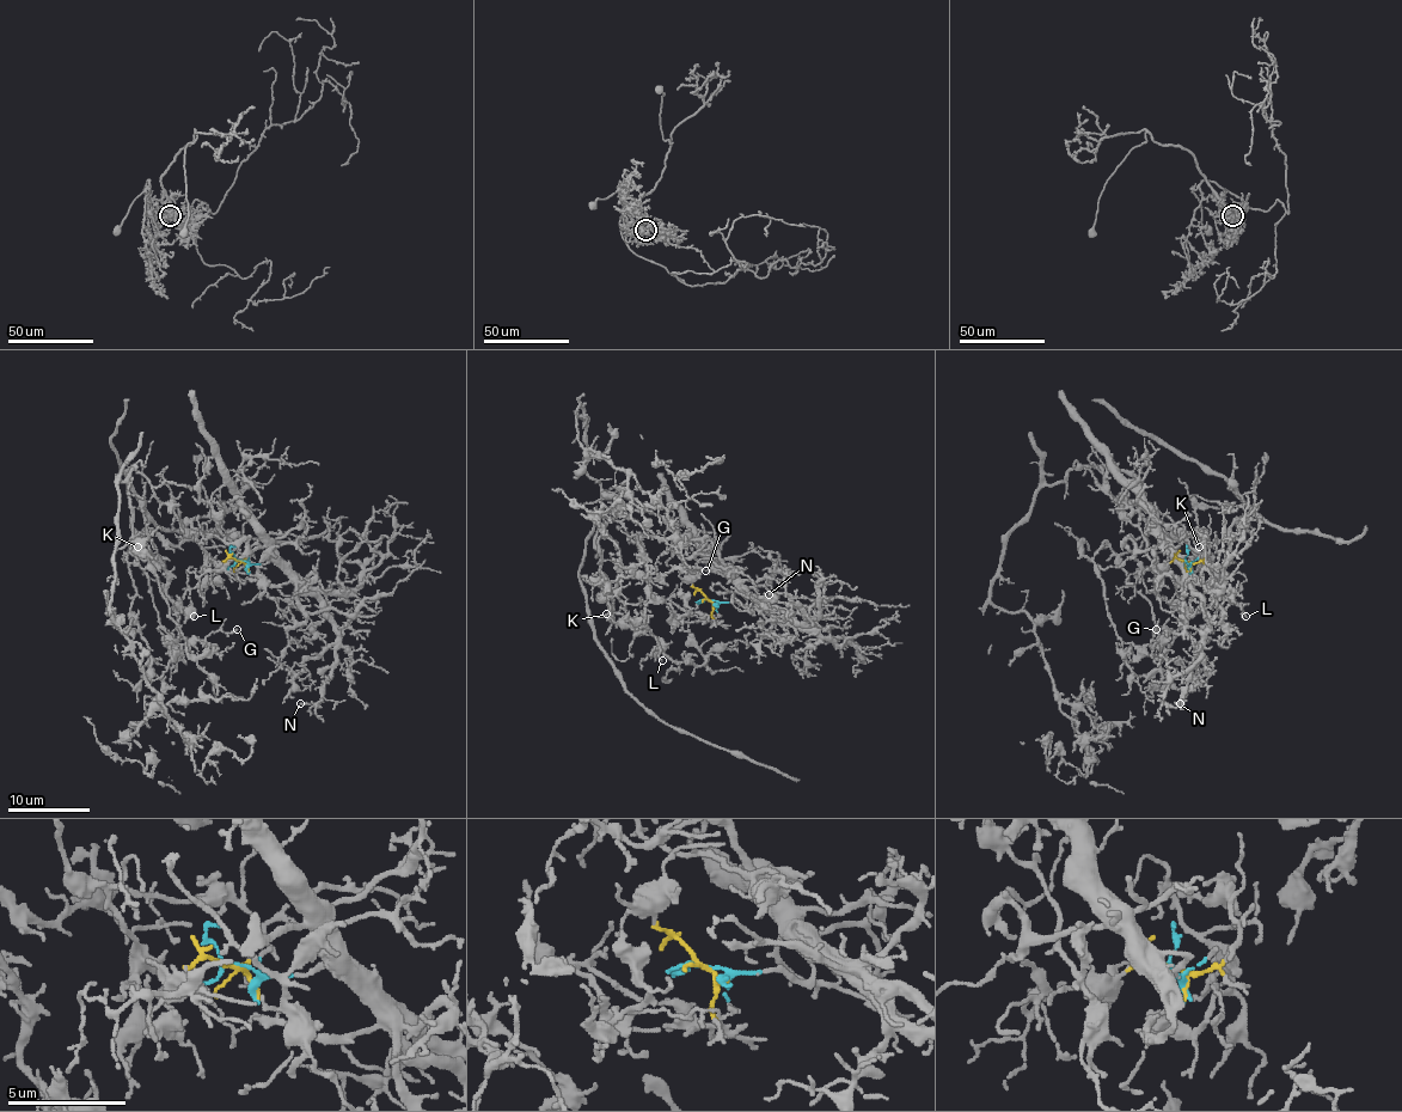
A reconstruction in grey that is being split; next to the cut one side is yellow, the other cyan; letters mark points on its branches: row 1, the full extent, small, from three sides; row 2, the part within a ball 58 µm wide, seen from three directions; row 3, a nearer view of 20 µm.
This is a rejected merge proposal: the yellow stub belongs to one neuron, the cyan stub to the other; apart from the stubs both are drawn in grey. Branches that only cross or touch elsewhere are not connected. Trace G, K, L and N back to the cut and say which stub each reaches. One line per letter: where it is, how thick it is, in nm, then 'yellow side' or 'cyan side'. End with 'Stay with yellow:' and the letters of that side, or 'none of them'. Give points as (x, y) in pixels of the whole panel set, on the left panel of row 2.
G: at (237, 629); 130 nm thick; yellow side
K: at (138, 547); 180 nm thick; yellow side
L: at (194, 616); 120 nm thick; yellow side
N: at (300, 703); 140 nm thick; cyan side
Stay with yellow: G, K, L

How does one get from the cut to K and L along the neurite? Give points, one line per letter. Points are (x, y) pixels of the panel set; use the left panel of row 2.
K: (239, 561), (249, 550), (243, 541), (191, 535), (177, 507), (132, 469), (130, 524), (157, 556), (139, 547)
L: (239, 561), (243, 541), (191, 535), (177, 507), (128, 470), (130, 524), (154, 547), (167, 596), (194, 616)

